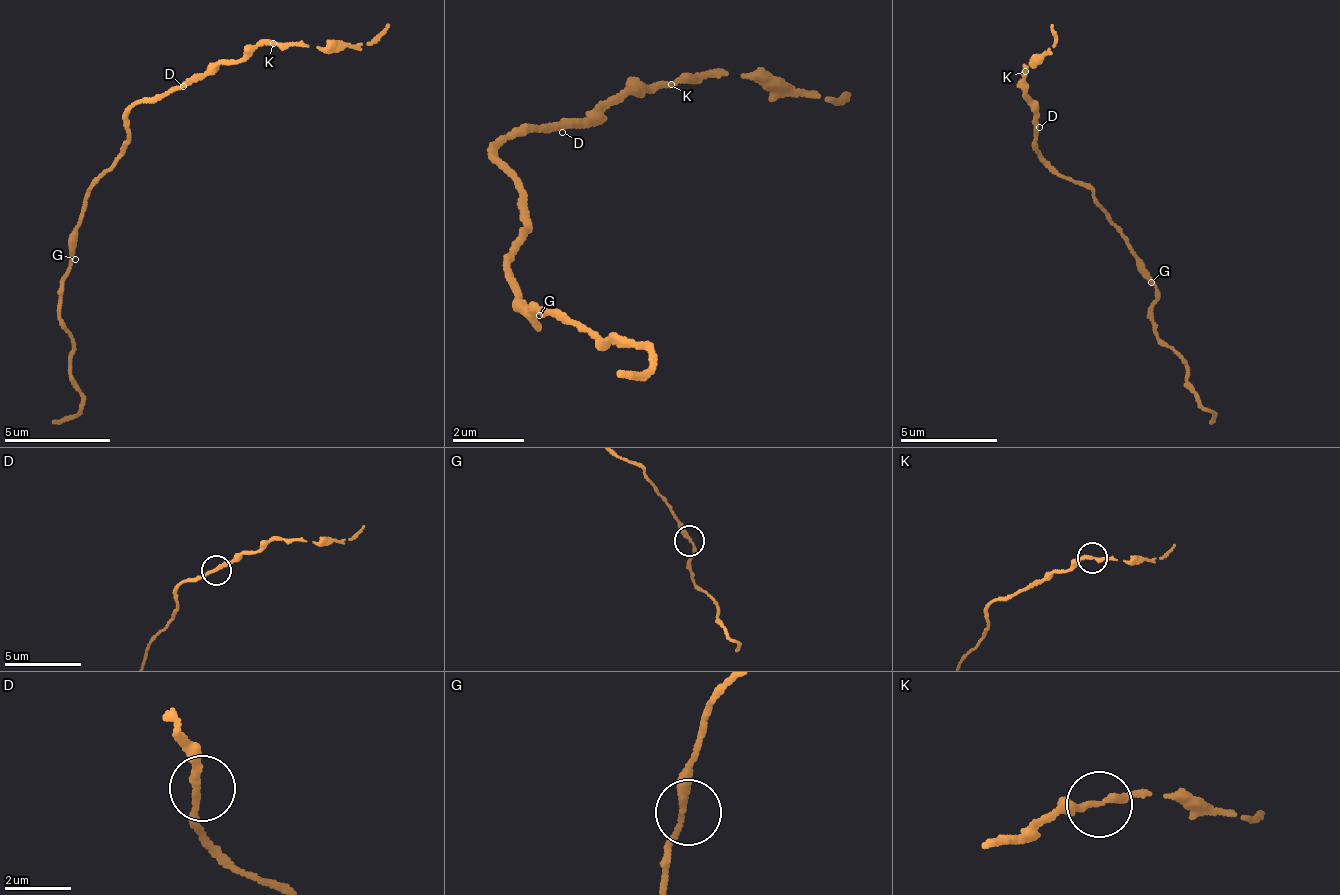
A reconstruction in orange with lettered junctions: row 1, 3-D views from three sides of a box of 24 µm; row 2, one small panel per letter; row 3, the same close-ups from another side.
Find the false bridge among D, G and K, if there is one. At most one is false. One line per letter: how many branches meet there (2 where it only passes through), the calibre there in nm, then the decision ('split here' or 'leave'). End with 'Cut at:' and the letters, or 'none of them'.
D: 2 branches meet; 220 nm thick; leave
G: 2 branches meet; 220 nm thick; leave
K: 2 branches meet; 200 nm thick; leave
Cut at: none of them

